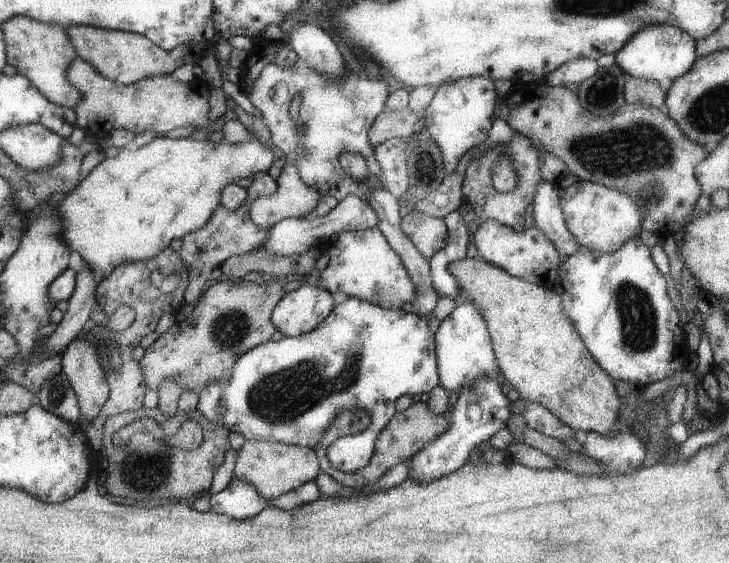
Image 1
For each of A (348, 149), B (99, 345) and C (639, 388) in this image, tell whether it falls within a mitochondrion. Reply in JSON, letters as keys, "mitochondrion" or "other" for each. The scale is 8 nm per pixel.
{"A":"other","B":"other","C":"other"}

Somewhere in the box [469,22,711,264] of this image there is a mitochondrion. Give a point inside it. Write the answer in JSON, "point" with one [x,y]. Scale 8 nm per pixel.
{"point":[638,144]}

